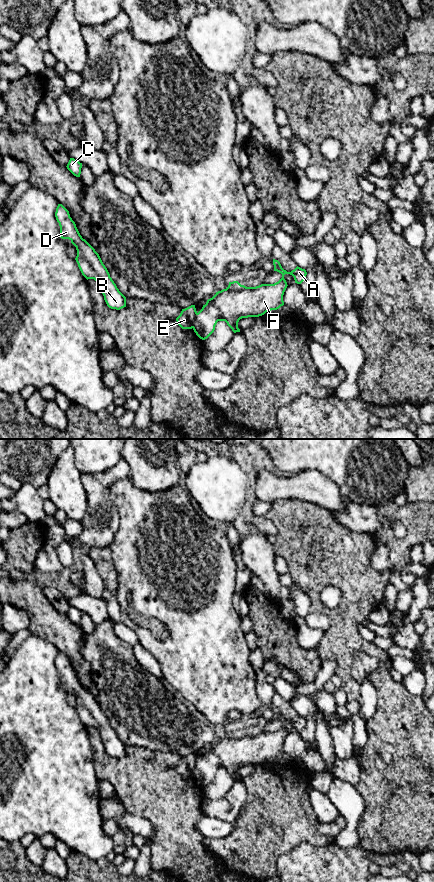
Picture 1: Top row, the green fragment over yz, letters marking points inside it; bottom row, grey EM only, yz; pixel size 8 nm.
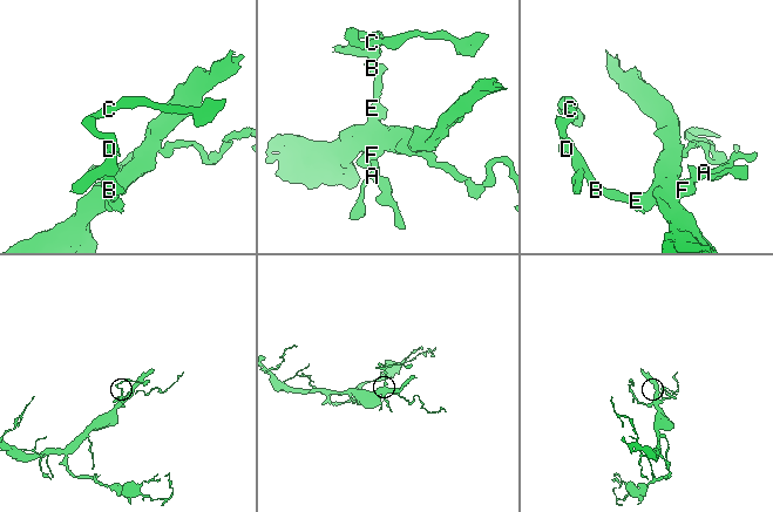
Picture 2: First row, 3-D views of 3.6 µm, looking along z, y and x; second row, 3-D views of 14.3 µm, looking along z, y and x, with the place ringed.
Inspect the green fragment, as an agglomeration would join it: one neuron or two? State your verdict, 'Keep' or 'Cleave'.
Cleave

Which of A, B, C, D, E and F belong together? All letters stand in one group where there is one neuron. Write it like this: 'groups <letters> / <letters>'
groups A F / B C D E

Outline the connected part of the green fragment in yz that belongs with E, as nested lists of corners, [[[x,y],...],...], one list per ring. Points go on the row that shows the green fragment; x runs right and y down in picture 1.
[[[195,305],[182,309],[180,315],[176,318],[177,324],[182,329],[192,329],[196,315],[197,311]]]

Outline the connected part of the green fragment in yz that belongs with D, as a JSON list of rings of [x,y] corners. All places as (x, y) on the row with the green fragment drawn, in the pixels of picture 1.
[[[58,204],[55,217],[60,226],[59,237],[69,239],[76,247],[75,258],[82,275],[88,279],[94,279],[99,283],[107,306],[120,310],[126,307],[126,297],[119,291],[116,284],[103,264],[99,254],[80,235],[75,222],[70,217],[69,211]]]

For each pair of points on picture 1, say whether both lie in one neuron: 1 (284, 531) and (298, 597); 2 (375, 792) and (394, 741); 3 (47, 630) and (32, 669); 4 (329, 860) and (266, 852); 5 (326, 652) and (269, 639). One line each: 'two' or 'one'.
1: two
2: one
3: two
4: two
5: two

